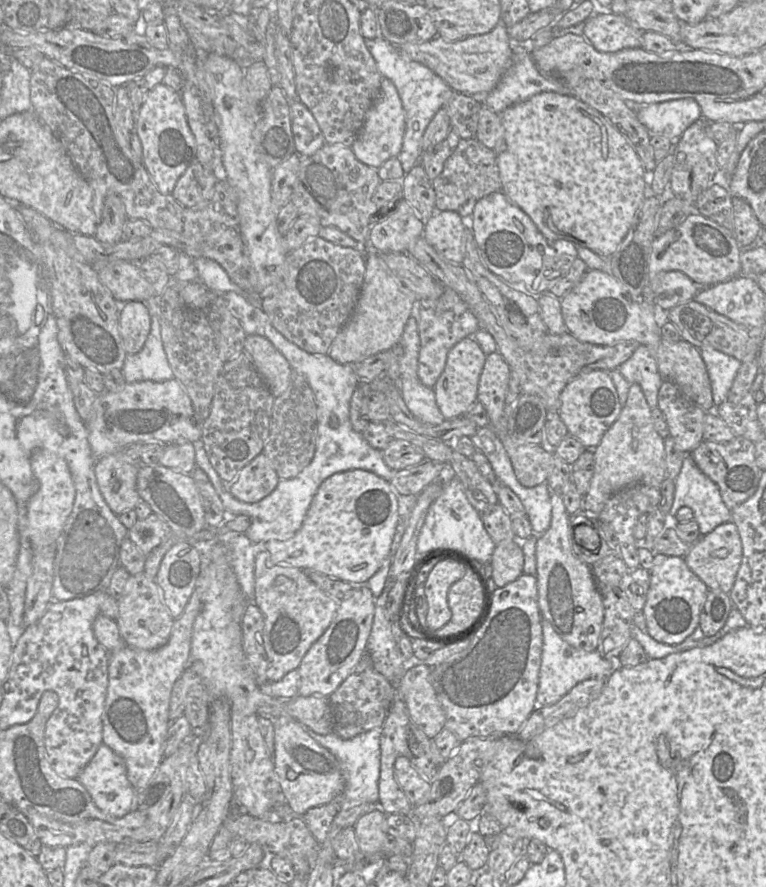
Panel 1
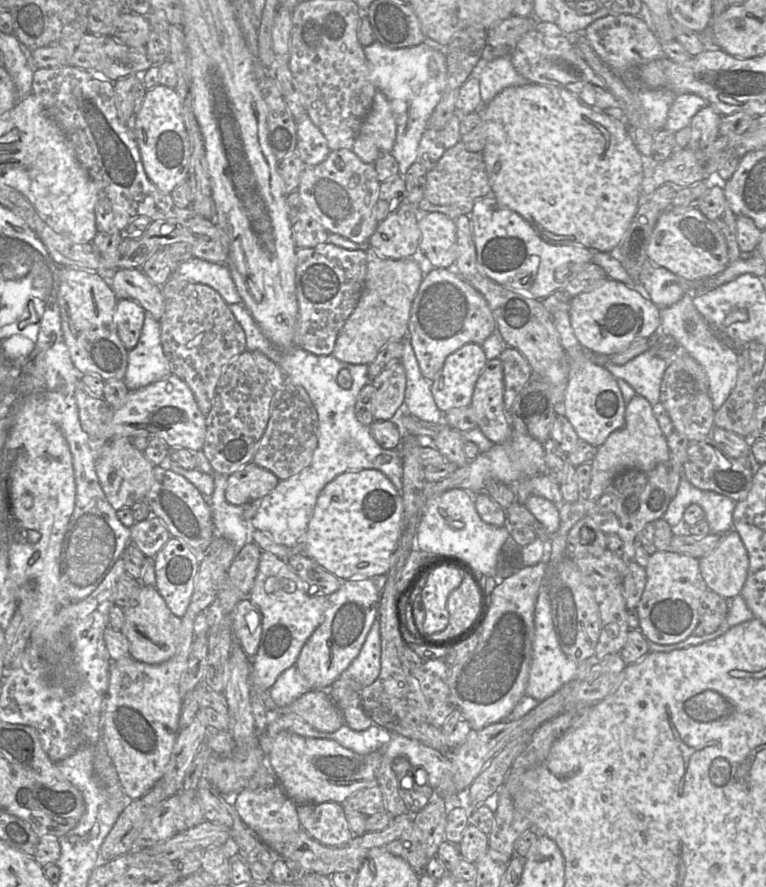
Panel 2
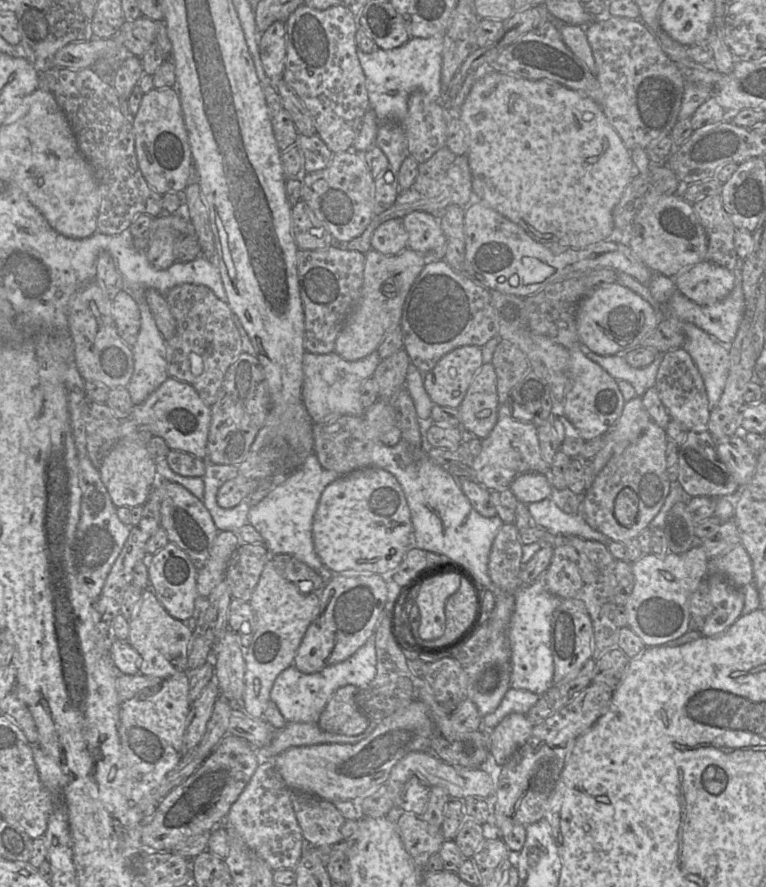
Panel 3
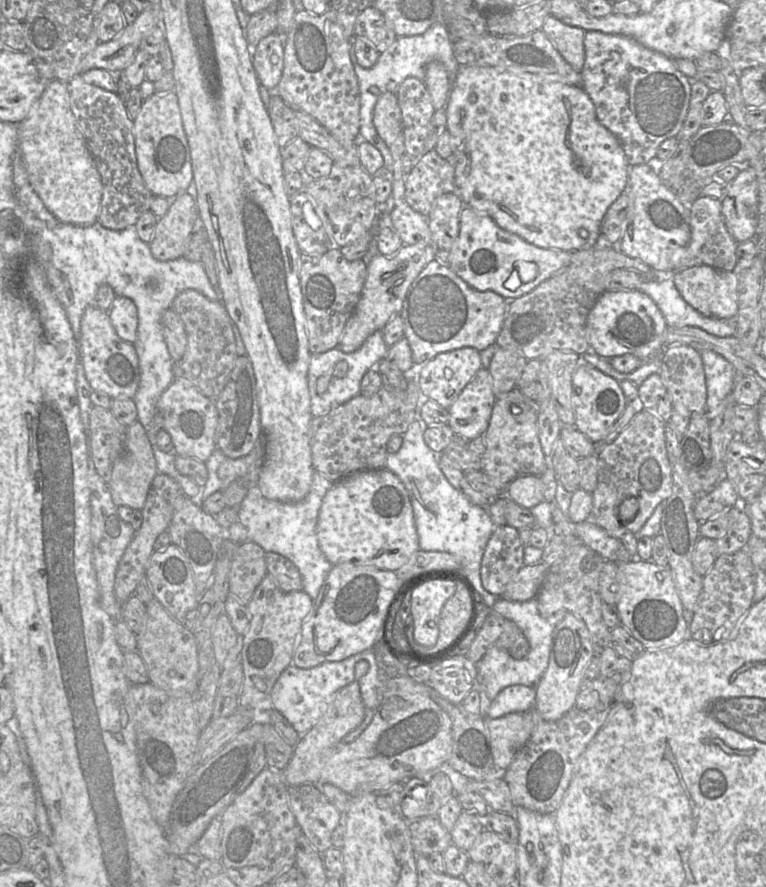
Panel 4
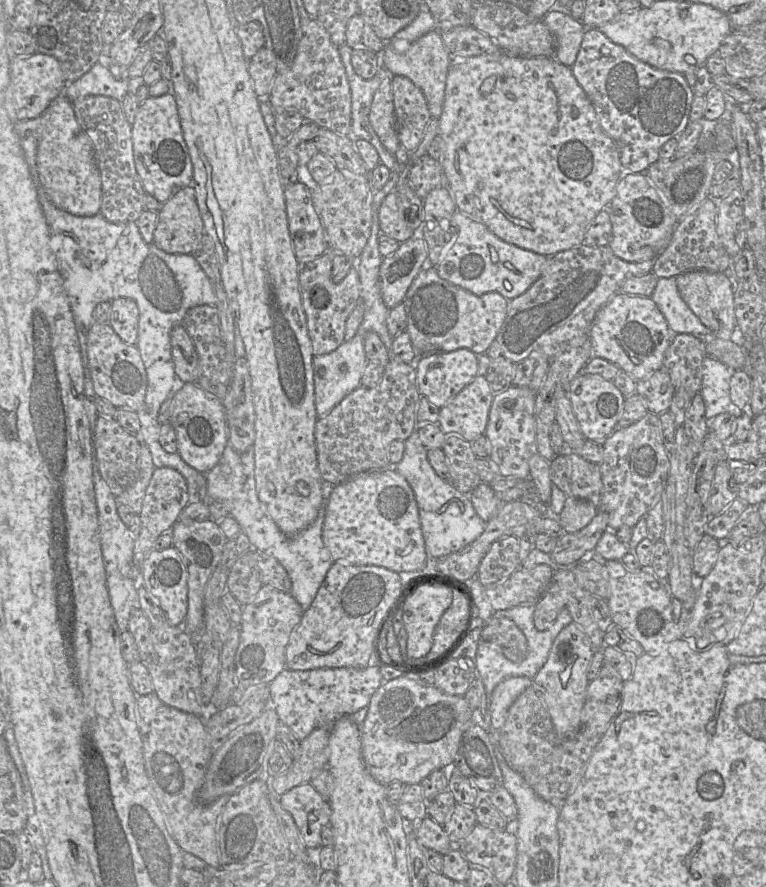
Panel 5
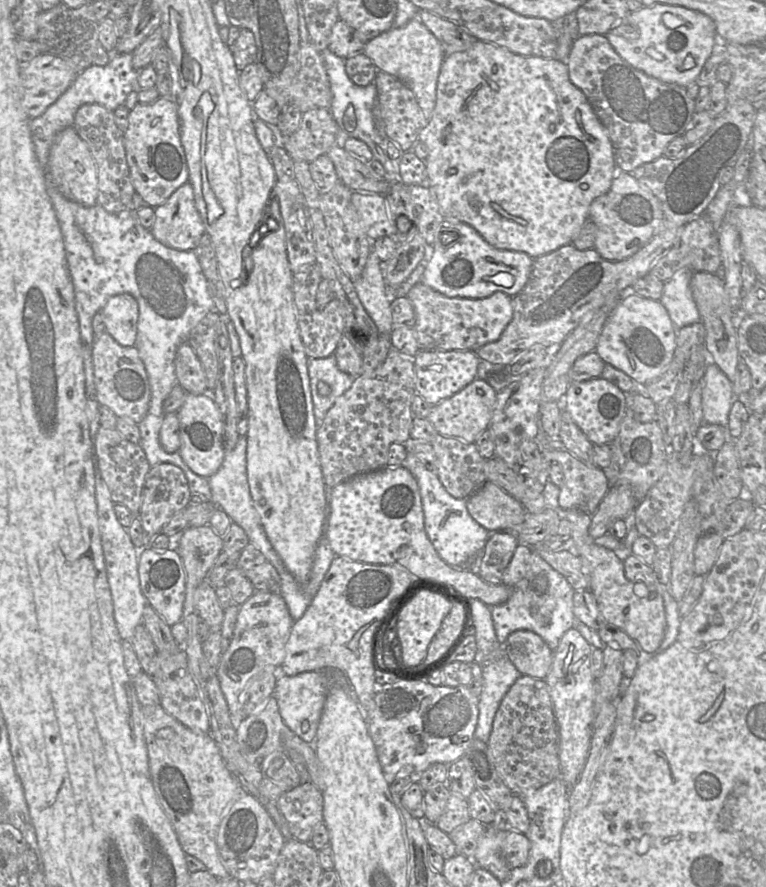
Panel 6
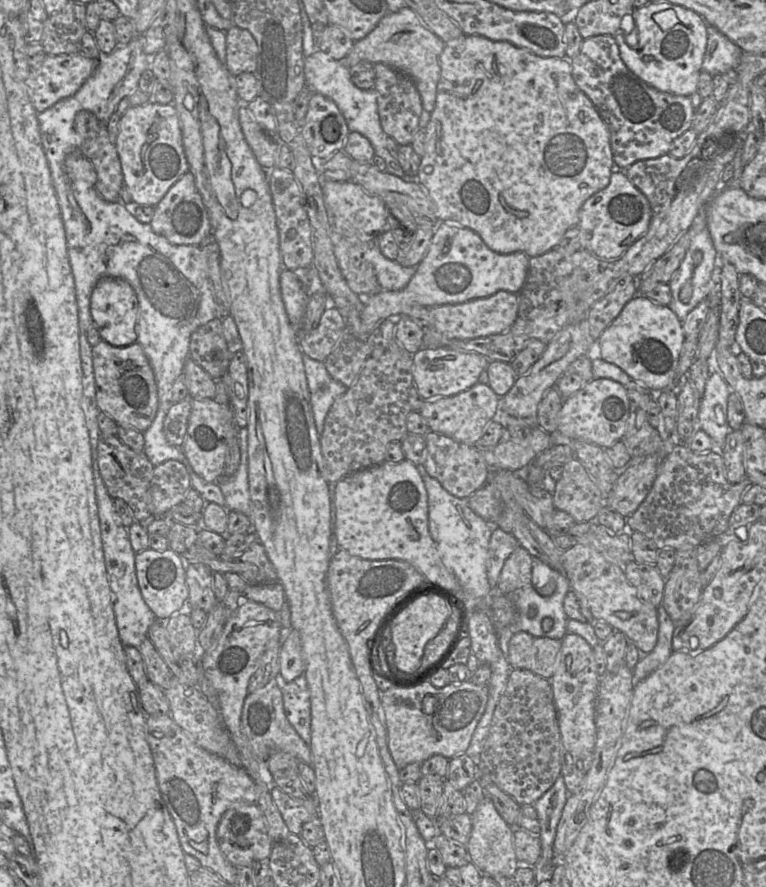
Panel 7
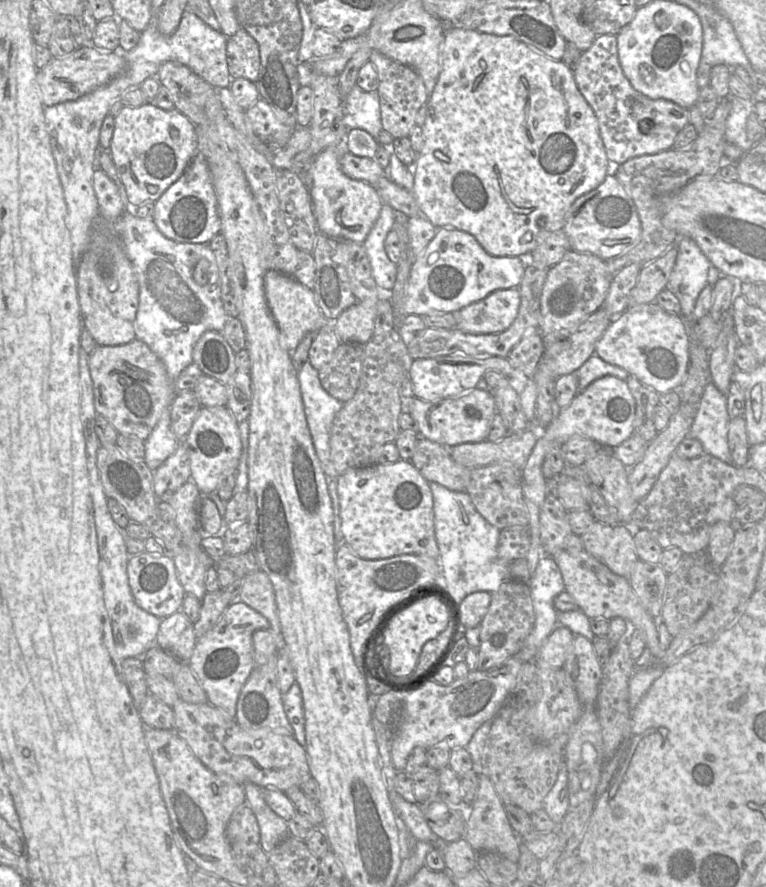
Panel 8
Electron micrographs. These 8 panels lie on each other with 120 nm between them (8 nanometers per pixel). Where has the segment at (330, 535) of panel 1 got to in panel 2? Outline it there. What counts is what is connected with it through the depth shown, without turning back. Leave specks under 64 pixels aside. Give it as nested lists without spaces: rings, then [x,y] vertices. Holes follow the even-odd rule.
[[[376,469],[347,471],[330,481],[321,491],[307,531],[302,540],[294,547],[287,547],[274,542],[264,532],[253,529],[251,540],[262,551],[271,552],[282,560],[288,560],[295,554],[304,554],[339,579],[348,580],[353,575],[364,575],[366,578],[386,575],[391,557],[397,546],[403,526],[403,500],[391,480]]]

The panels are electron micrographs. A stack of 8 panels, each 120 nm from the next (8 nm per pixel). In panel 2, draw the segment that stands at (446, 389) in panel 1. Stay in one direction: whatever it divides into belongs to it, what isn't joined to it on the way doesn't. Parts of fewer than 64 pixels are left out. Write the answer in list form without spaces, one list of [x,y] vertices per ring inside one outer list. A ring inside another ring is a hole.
[[[467,343],[445,359],[442,369],[431,382],[431,392],[437,408],[443,413],[450,409],[470,406],[475,384],[487,358],[480,344]]]

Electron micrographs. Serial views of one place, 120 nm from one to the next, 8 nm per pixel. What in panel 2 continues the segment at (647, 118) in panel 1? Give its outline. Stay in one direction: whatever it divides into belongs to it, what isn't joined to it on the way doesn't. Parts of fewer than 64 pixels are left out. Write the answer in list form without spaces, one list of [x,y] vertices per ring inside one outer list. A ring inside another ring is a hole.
[[[692,93],[676,94],[670,107],[664,129],[676,133],[690,125],[692,117],[709,103]]]

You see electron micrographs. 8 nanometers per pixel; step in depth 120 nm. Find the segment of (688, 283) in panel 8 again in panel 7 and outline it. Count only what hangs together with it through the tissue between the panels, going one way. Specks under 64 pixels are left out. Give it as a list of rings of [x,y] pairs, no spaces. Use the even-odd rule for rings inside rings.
[[[706,209],[701,210],[694,218],[691,227],[687,230],[690,233],[691,243],[678,269],[673,273],[668,285],[671,290],[672,300],[668,307],[677,315],[683,323],[687,315],[703,300],[710,295],[714,283],[711,281],[711,274],[714,267],[720,263],[718,253],[714,247],[707,226]],[[685,283],[691,283],[692,296],[687,303],[680,300],[679,294]]]

